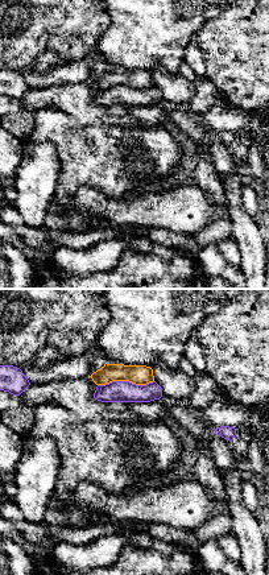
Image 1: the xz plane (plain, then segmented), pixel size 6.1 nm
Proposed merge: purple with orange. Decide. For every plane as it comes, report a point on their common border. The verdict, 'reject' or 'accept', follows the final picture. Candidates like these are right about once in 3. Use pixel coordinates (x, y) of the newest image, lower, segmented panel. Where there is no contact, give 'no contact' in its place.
contact (125, 381)

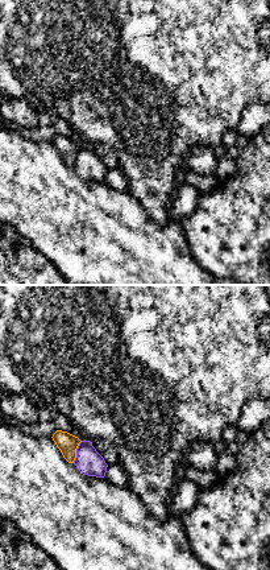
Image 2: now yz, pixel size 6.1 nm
contact (77, 451)

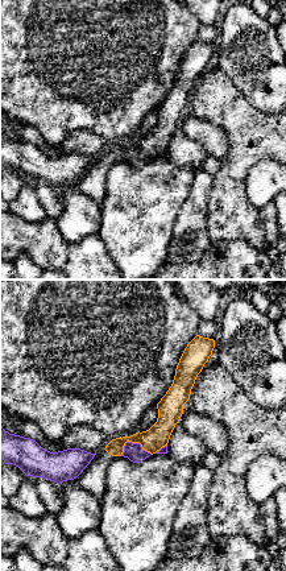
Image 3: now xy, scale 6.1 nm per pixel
contact (132, 443)

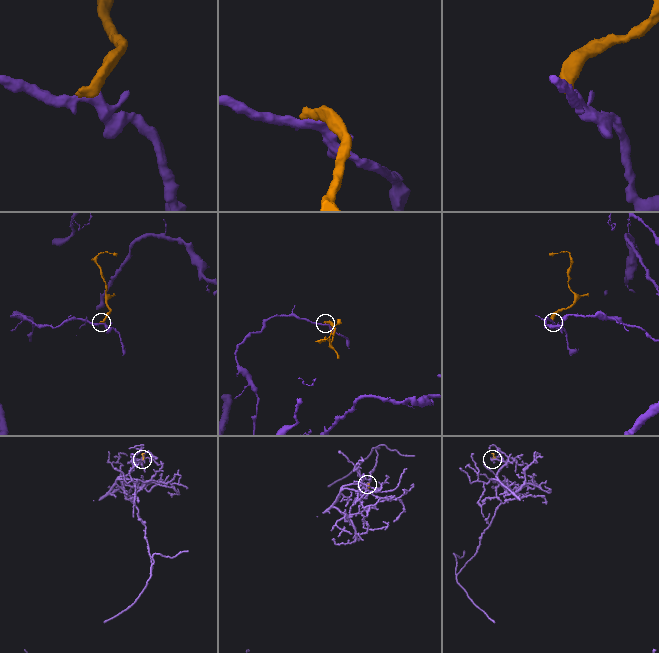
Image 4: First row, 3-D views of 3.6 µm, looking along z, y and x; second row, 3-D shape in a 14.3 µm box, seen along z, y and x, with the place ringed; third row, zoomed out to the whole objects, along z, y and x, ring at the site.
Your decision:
reject

